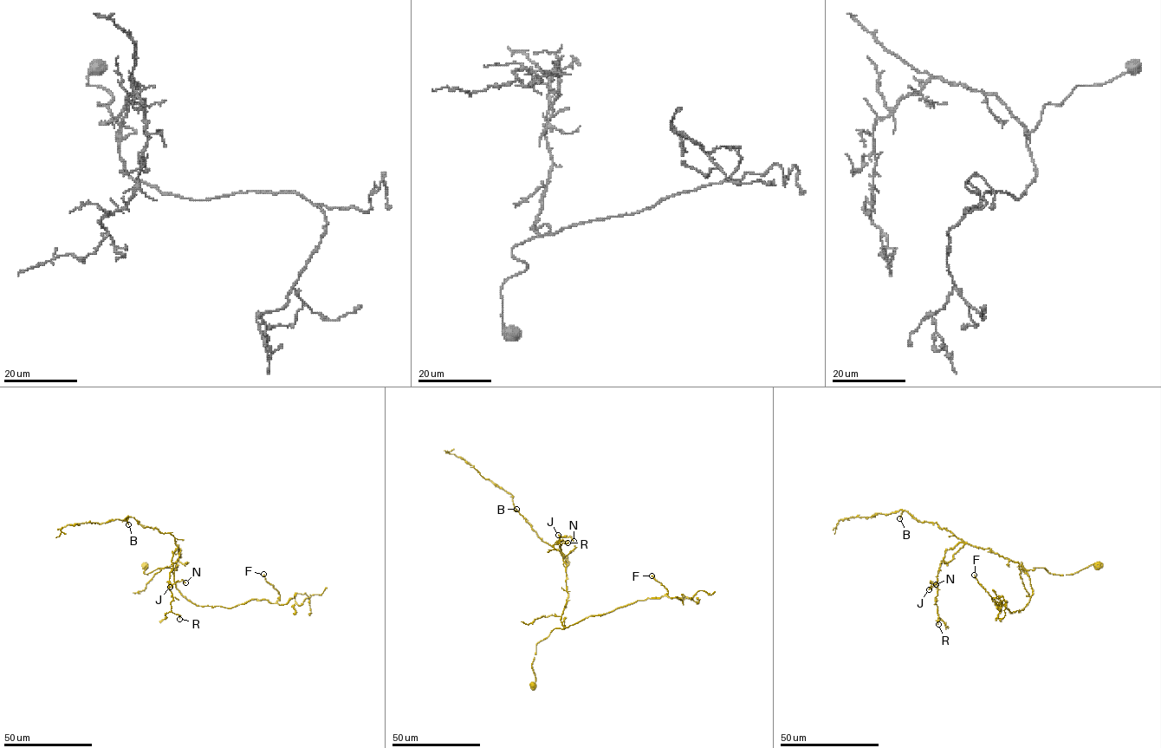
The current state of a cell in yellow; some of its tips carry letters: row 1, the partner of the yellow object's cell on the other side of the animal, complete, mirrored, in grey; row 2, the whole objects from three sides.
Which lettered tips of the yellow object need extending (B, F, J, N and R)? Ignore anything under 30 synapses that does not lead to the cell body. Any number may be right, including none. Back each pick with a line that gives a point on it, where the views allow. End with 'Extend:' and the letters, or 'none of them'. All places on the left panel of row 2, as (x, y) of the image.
Extend: none of them

